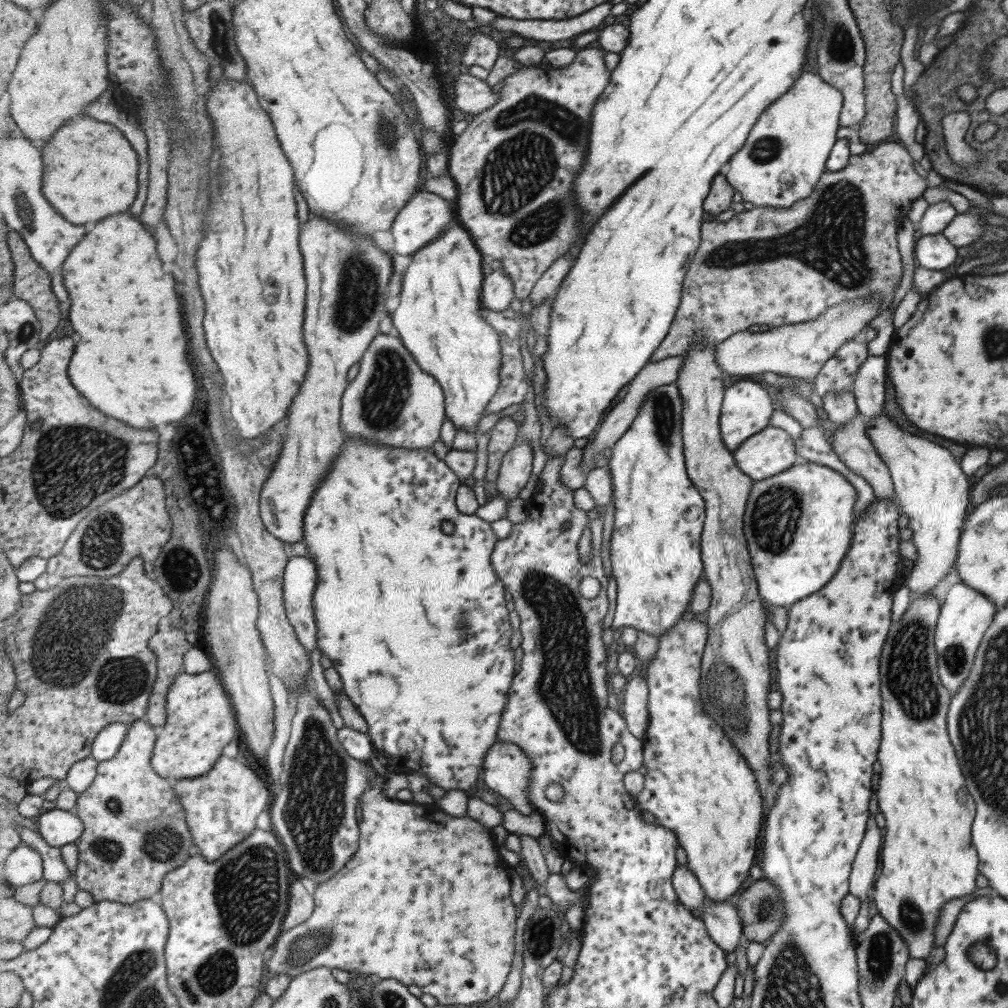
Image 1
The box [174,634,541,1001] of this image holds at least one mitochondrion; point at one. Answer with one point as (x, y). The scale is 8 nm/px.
(245, 921)

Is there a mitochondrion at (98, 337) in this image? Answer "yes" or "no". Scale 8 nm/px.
no

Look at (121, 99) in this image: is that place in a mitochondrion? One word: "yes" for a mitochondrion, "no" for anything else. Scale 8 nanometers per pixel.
no

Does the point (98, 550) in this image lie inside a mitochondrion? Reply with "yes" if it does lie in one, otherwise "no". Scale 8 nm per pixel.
yes

